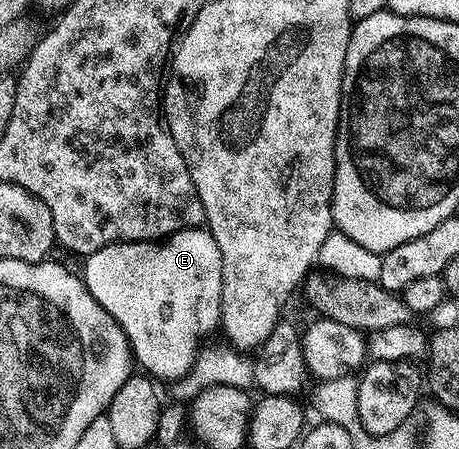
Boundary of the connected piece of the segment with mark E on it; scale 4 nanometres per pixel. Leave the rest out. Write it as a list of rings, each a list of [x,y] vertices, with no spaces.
[[[207,227],[184,228],[163,240],[121,240],[104,244],[102,250],[86,257],[82,271],[84,285],[94,298],[122,326],[137,365],[149,377],[170,382],[188,371],[203,336],[220,328],[222,306],[222,250]]]

